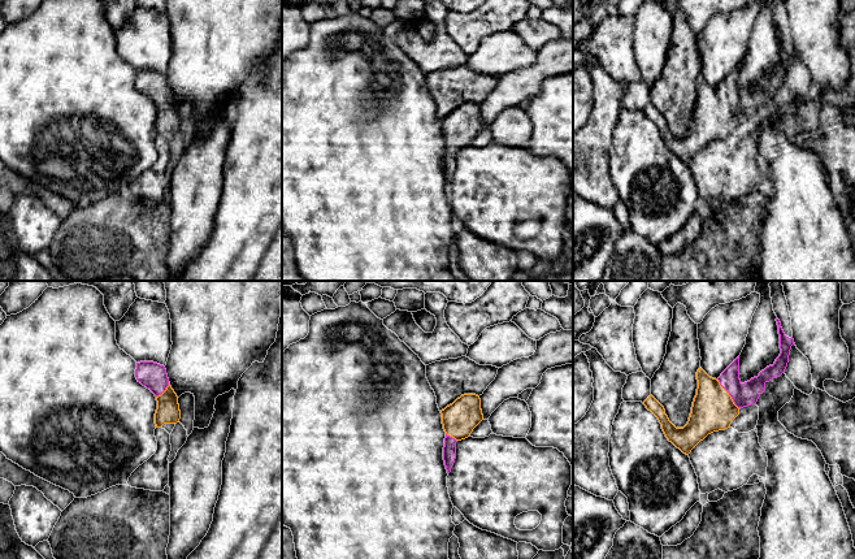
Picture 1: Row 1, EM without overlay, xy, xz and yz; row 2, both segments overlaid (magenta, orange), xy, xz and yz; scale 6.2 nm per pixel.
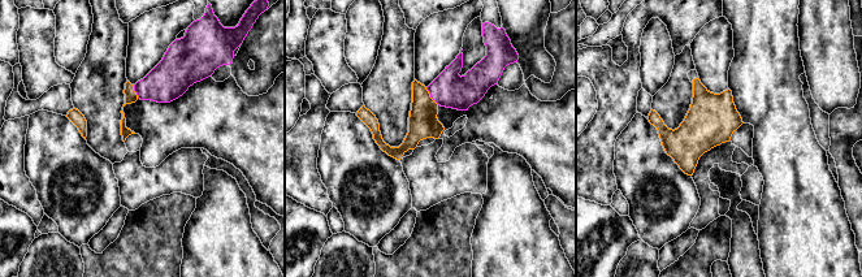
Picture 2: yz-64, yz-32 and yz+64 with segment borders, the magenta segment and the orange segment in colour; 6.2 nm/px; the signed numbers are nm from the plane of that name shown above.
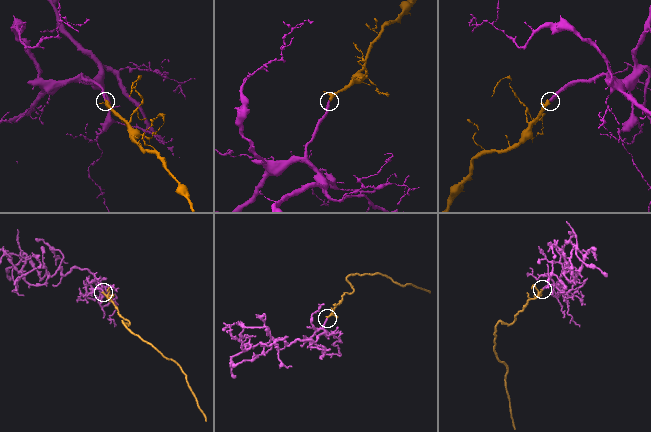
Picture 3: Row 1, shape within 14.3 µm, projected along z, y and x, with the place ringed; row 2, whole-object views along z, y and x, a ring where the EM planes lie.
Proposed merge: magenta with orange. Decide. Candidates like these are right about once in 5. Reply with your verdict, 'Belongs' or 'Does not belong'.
Belongs

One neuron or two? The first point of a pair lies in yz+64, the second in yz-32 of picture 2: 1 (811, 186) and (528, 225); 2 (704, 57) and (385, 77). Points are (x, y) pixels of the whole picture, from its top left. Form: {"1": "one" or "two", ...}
{"1": "one", "2": "two"}

